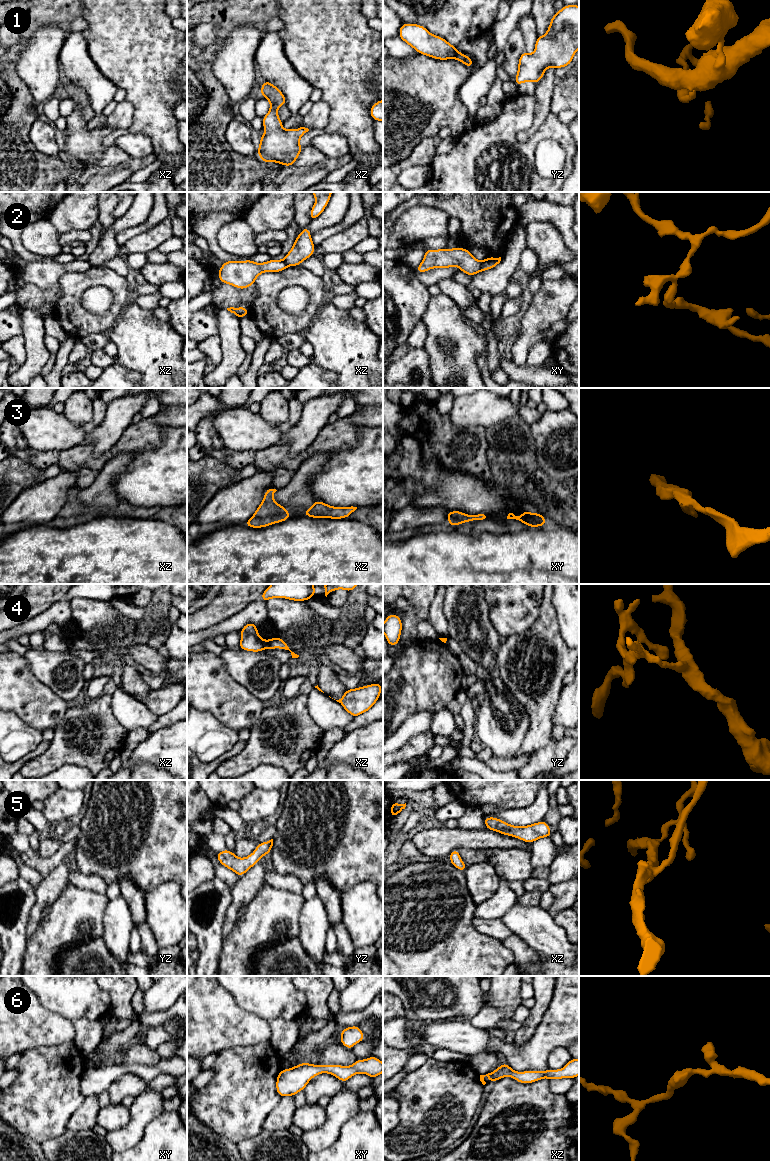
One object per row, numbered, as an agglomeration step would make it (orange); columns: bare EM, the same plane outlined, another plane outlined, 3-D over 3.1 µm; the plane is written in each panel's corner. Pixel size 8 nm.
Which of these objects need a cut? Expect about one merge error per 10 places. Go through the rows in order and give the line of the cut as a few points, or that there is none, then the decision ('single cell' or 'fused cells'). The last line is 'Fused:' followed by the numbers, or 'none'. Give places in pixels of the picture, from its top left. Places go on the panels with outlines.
1: no cut; single cell
2: cut in xy along (481, 262), (482, 270); fused cells
3: no cut; single cell
4: cut in xz along (266, 641), (267, 647); fused cells
5: no cut; single cell
6: no cut; single cell
Fused: 2, 4

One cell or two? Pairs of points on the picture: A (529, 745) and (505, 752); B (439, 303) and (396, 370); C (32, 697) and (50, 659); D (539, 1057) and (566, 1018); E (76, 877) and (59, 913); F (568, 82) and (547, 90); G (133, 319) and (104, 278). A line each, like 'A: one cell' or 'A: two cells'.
A: two cells
B: two cells
C: two cells
D: one cell
E: two cells
F: two cells
G: two cells

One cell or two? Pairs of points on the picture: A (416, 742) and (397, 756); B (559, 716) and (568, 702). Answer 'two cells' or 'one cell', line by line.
A: one cell
B: one cell

